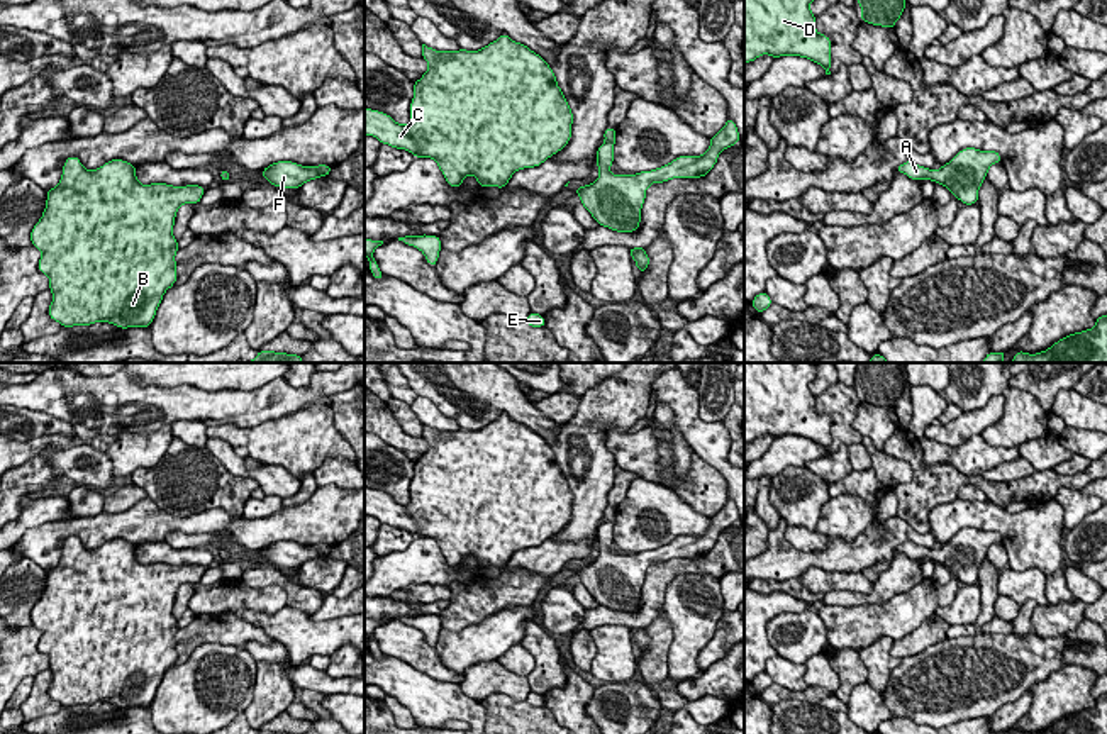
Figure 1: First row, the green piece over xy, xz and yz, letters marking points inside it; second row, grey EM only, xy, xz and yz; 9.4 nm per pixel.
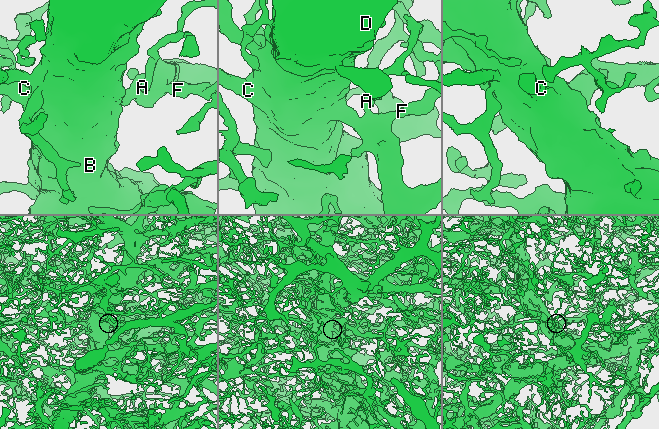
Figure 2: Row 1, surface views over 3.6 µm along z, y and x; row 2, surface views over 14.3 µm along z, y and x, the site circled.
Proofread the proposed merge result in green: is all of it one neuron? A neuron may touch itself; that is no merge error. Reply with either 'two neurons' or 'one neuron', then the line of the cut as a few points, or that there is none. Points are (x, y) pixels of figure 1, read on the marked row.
one neuron; no cut

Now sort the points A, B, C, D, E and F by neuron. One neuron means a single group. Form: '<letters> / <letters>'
A B C D E F

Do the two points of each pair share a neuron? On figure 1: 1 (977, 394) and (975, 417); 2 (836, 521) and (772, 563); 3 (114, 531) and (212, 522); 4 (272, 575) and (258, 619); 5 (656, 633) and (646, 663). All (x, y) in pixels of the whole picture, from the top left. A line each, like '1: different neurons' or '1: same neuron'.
1: different neurons
2: different neurons
3: same neuron
4: different neurons
5: same neuron

